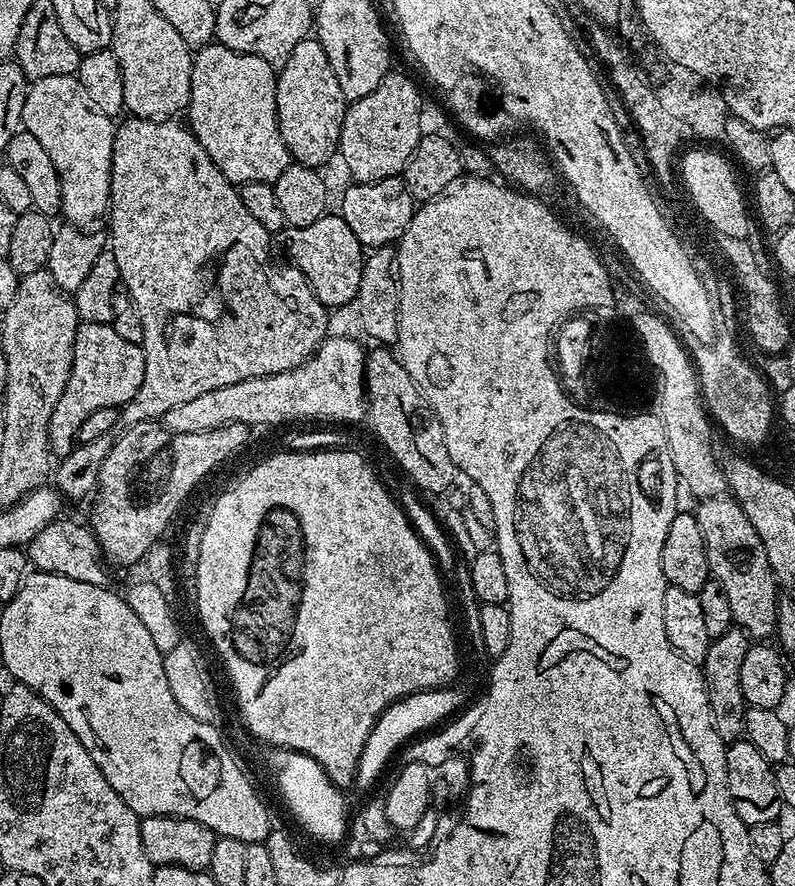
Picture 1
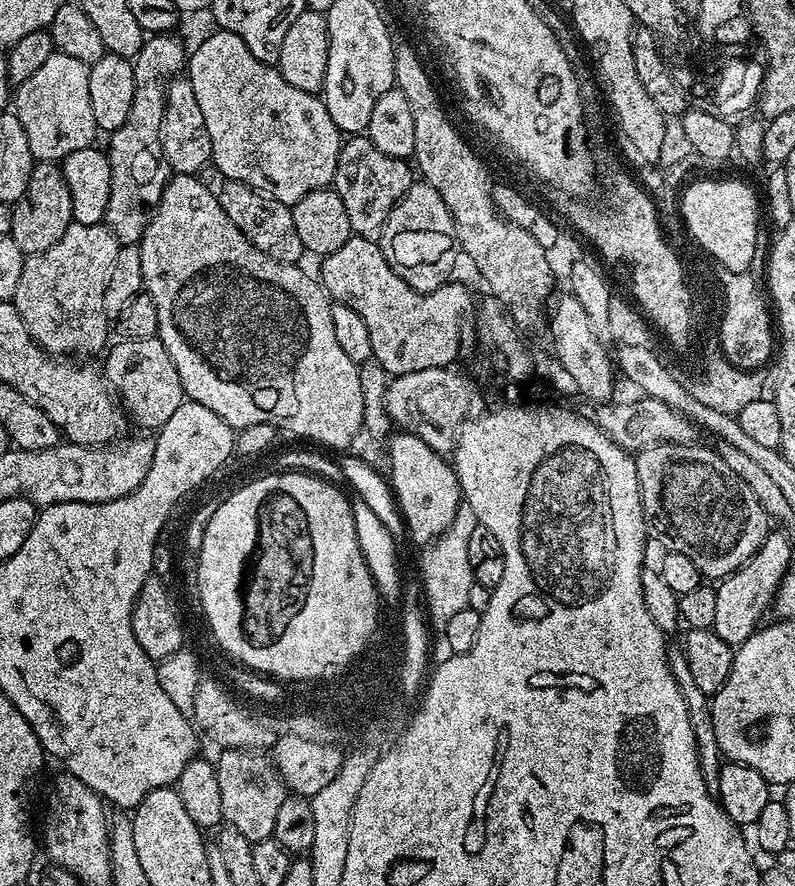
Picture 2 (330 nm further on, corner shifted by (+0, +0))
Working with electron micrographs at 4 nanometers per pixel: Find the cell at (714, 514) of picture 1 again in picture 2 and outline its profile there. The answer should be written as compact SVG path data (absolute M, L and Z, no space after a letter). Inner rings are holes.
M696 442L688 445L654 444L640 450L635 457L640 504L644 508L647 527L651 535L652 532L656 535L661 549L686 554L686 558L698 566L701 577L719 582L738 570L758 551L769 534L770 519L746 482L726 464L719 453L712 448L699 446Z

